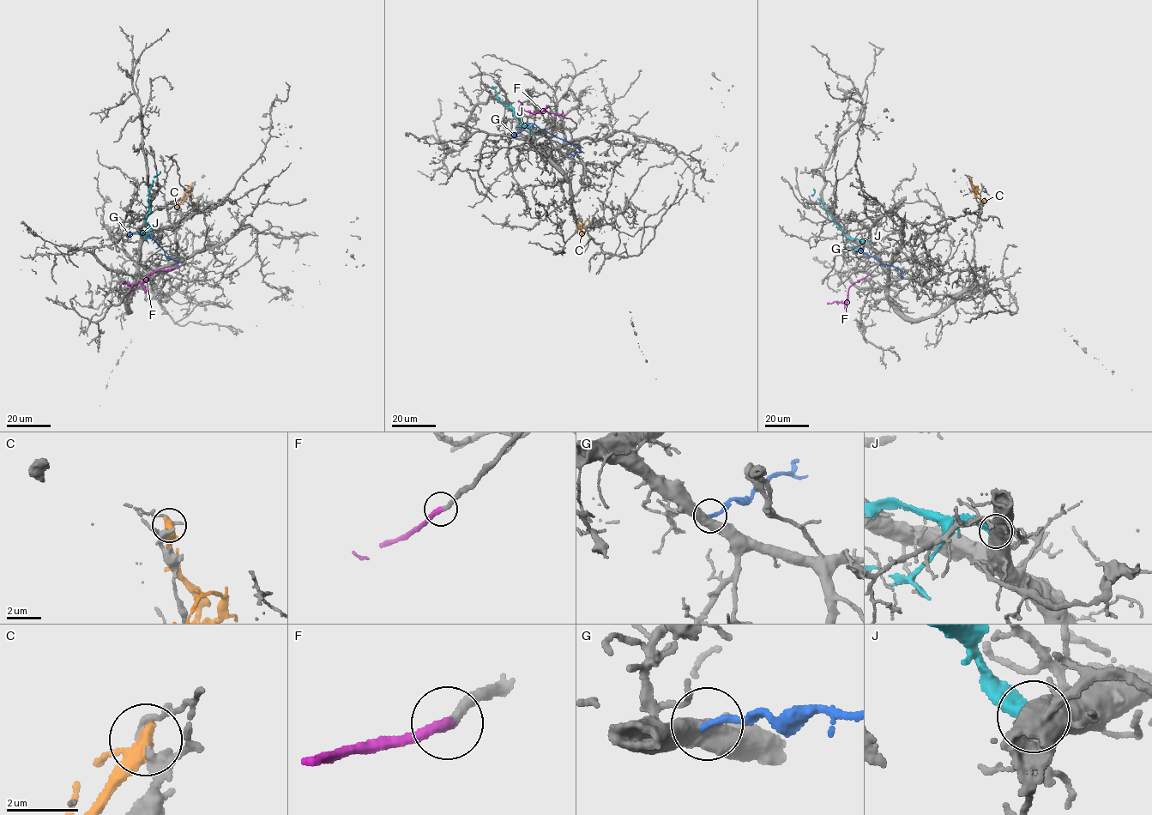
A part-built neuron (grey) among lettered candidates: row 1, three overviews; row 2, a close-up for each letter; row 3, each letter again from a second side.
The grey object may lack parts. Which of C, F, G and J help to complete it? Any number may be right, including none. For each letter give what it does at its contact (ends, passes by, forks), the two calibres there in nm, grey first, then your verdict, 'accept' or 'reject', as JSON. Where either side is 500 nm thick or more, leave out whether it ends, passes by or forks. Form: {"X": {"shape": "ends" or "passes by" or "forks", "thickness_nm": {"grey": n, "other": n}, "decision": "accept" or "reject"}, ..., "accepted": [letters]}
{"C": {"shape": "passes by", "thickness_nm": {"grey": 160, "other": 360}, "decision": "reject"}, "F": {"shape": "ends", "thickness_nm": {"grey": 240, "other": 300}, "decision": "accept"}, "G": {"thickness_nm": {"grey": 550, "other": 190}, "decision": "reject"}, "J": {"thickness_nm": {"grey": 750, "other": 600}, "decision": "reject"}, "accepted": ["F"]}

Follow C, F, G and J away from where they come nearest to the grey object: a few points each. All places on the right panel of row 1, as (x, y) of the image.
C: (970, 178), (974, 194), (982, 202), (985, 198)
F: (869, 274), (851, 285), (847, 298), (844, 303), (835, 301), (827, 304)
G: (902, 277), (896, 267), (883, 264), (859, 251), (859, 248), (862, 252)
J: (869, 242), (851, 239), (845, 235), (818, 199), (812, 196), (813, 189)

